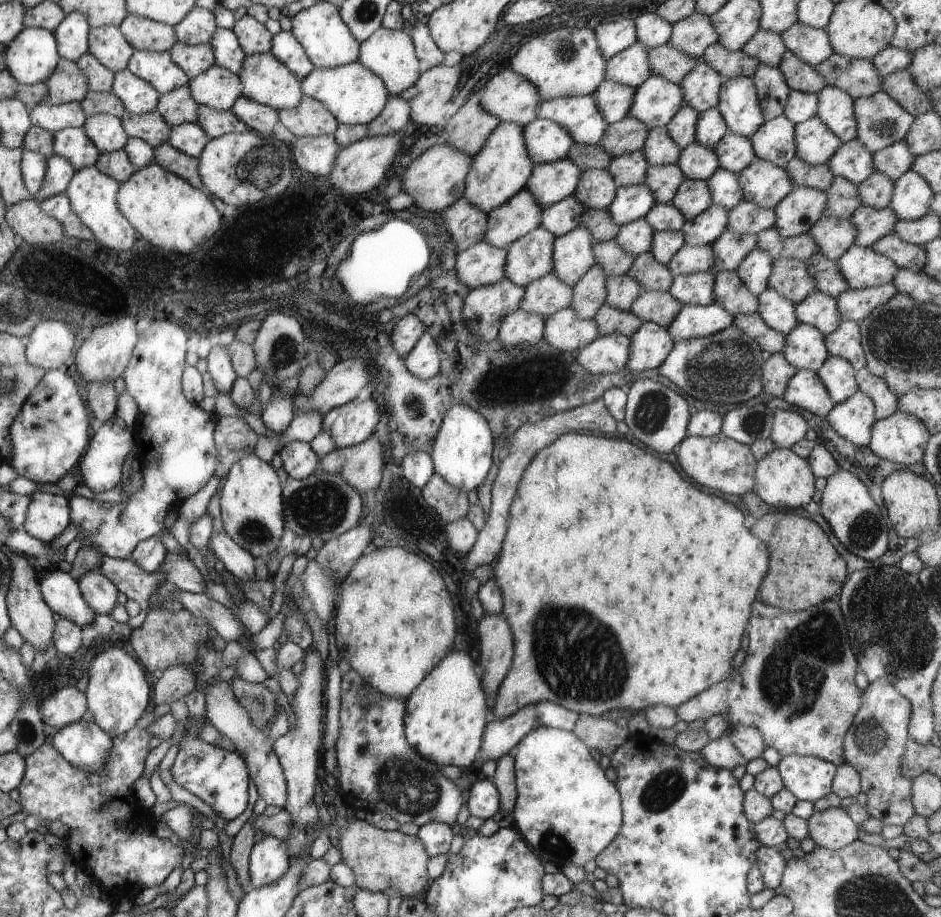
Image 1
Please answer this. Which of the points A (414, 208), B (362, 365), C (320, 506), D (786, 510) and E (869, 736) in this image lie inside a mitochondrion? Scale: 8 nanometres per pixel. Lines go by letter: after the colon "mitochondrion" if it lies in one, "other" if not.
A: other
B: other
C: mitochondrion
D: other
E: mitochondrion

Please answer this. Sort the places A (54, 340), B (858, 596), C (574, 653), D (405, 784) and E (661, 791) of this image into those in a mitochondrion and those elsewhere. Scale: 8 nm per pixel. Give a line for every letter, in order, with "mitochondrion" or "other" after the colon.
A: other
B: mitochondrion
C: mitochondrion
D: mitochondrion
E: mitochondrion

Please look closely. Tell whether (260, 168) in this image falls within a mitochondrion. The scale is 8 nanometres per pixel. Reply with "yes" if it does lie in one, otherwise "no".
yes

